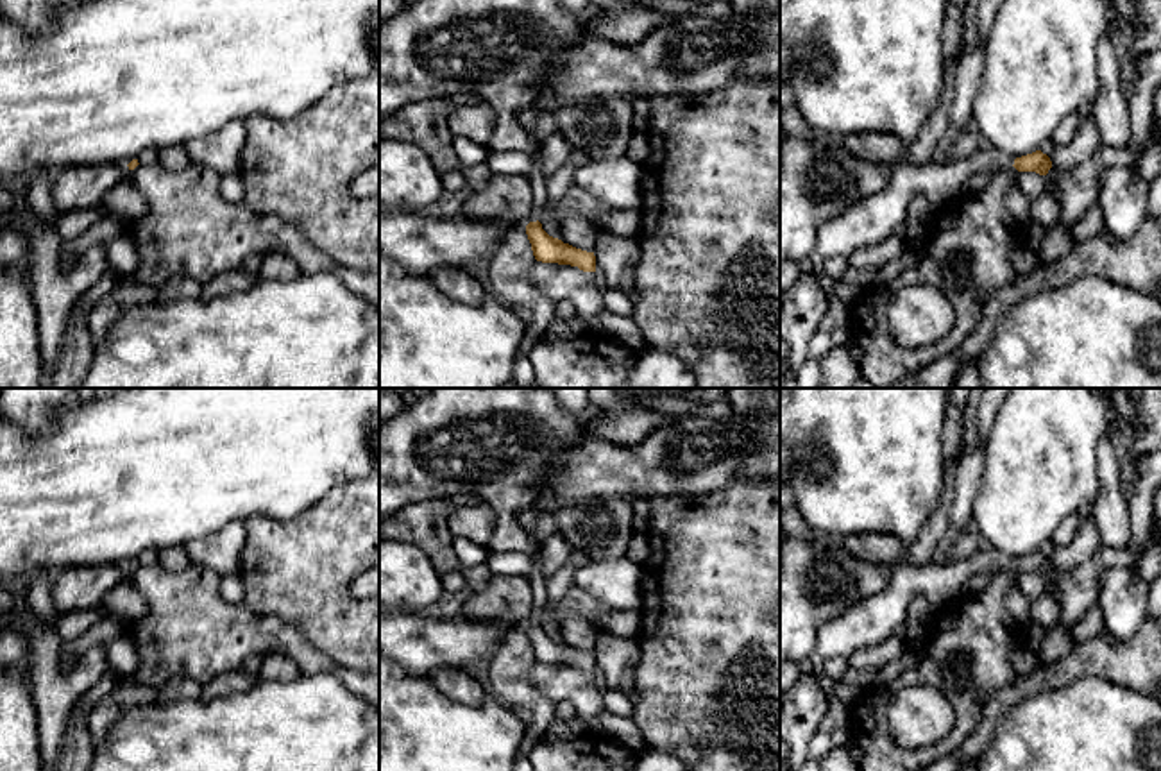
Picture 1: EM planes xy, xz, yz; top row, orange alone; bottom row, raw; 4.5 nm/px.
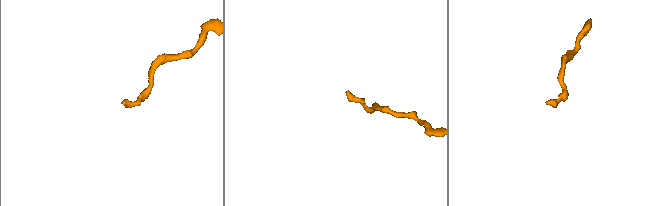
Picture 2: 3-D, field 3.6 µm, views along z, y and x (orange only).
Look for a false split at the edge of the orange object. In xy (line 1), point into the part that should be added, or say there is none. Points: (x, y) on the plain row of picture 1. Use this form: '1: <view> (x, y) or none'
1: none

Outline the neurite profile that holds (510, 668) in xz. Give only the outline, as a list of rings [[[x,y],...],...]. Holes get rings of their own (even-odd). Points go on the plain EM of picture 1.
[[[513,630],[506,635],[490,660],[488,694],[503,707],[513,712],[521,707],[530,716],[519,748],[528,757],[542,742],[546,728],[556,719],[556,703],[542,696],[531,682],[535,662],[526,630]]]

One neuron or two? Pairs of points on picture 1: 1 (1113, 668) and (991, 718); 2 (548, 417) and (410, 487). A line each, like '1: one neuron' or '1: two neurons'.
1: one neuron
2: one neuron

